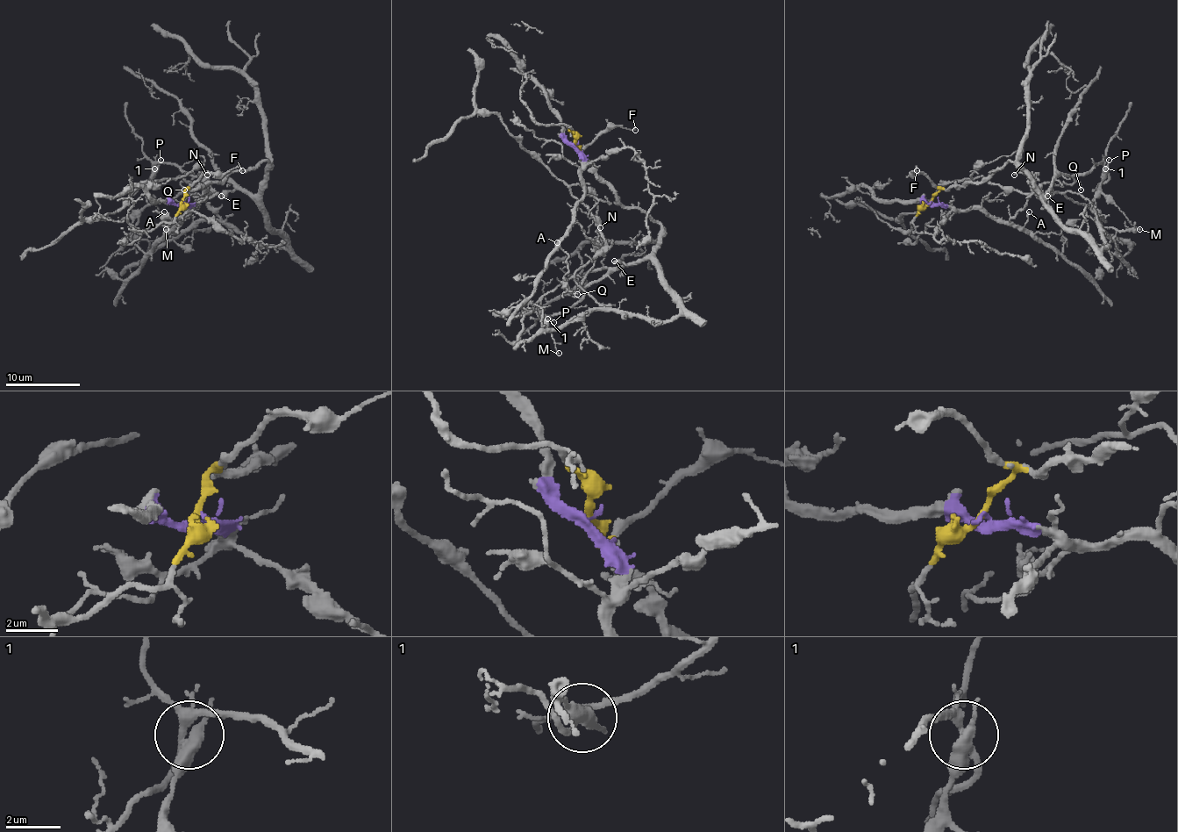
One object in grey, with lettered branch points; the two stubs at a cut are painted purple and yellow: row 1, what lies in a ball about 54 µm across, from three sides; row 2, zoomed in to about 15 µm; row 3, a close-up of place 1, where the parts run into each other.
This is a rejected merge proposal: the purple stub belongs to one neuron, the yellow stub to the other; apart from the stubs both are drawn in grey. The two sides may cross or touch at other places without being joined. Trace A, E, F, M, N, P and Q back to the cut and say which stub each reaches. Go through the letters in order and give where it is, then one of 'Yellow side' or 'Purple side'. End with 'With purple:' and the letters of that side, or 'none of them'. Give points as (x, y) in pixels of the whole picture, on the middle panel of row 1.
A: Place: (557, 242). Purple side
E: Place: (614, 261). Yellow side
F: Place: (635, 130). Yellow side
M: Place: (559, 353). Purple side
N: Place: (600, 227). Purple side
P: Place: (553, 322). Purple side
Q: Place: (577, 294). Yellow side
With purple: A, M, N, P

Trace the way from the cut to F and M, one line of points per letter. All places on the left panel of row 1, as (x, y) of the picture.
F: (182, 202), (187, 189), (203, 174), (222, 174), (237, 167), (243, 170)
M: (183, 202), (190, 210), (182, 220), (207, 190), (155, 204), (147, 204), (147, 197), (166, 230)

